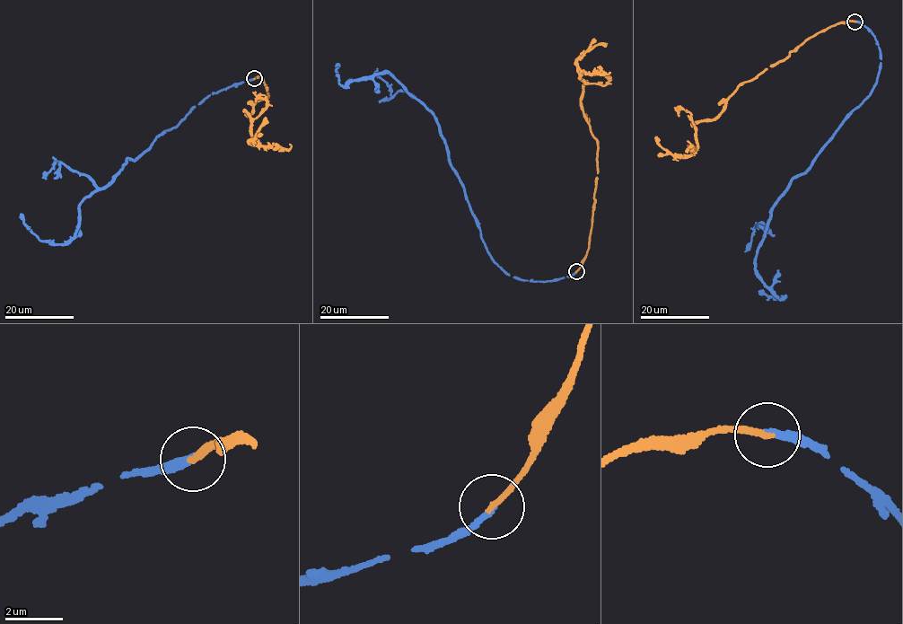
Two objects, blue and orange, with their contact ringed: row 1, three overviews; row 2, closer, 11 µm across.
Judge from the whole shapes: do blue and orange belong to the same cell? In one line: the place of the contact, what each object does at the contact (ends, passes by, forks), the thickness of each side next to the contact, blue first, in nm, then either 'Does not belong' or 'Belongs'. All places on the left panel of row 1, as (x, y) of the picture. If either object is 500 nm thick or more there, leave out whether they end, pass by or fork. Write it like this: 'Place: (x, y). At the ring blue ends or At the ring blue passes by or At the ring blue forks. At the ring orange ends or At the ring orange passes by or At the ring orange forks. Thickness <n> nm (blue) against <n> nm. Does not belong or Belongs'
Place: (254, 78). At the ring blue ends. At the ring orange ends. Thickness 200 nm (blue) against 220 nm. Belongs

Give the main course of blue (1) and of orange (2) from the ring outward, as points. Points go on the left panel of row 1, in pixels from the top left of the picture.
1: (254, 79), (205, 99), (127, 159), (113, 181), (79, 205), (65, 243), (39, 239), (21, 214)
2: (254, 79), (262, 77), (268, 95), (249, 115), (243, 110), (252, 145), (265, 117)

